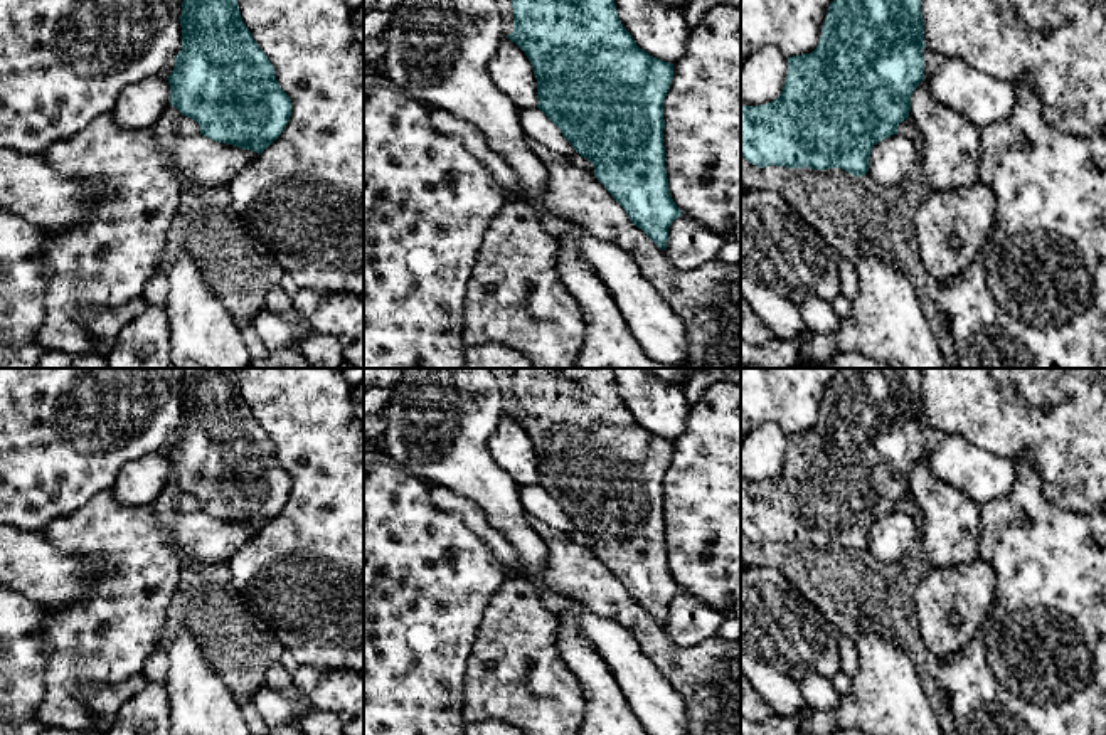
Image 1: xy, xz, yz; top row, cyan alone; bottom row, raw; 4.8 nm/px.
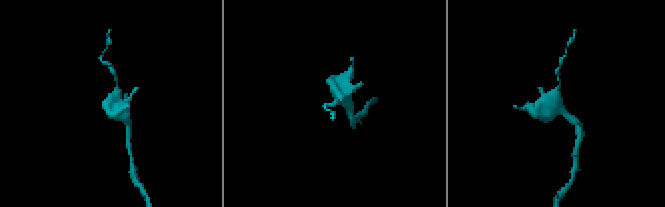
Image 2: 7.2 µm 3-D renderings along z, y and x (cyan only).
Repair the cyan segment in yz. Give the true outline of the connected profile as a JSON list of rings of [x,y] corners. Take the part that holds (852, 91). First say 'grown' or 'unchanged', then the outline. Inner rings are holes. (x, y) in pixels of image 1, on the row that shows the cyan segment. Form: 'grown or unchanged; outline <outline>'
unchanged; outline [[[833,0],[828,7],[827,19],[822,27],[822,37],[816,49],[810,54],[788,57],[788,76],[783,86],[781,94],[768,103],[759,106],[741,106],[741,155],[752,165],[764,168],[769,165],[786,167],[786,168],[813,168],[813,170],[828,170],[842,168],[853,177],[867,175],[869,172],[869,156],[872,148],[892,136],[897,135],[897,126],[909,118],[911,111],[911,94],[921,81],[924,81],[924,22],[921,13],[921,0]]]

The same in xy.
unchanged; outline [[[183,0],[180,25],[182,50],[167,76],[170,104],[197,121],[200,135],[261,155],[288,124],[291,99],[242,22],[237,0]]]

